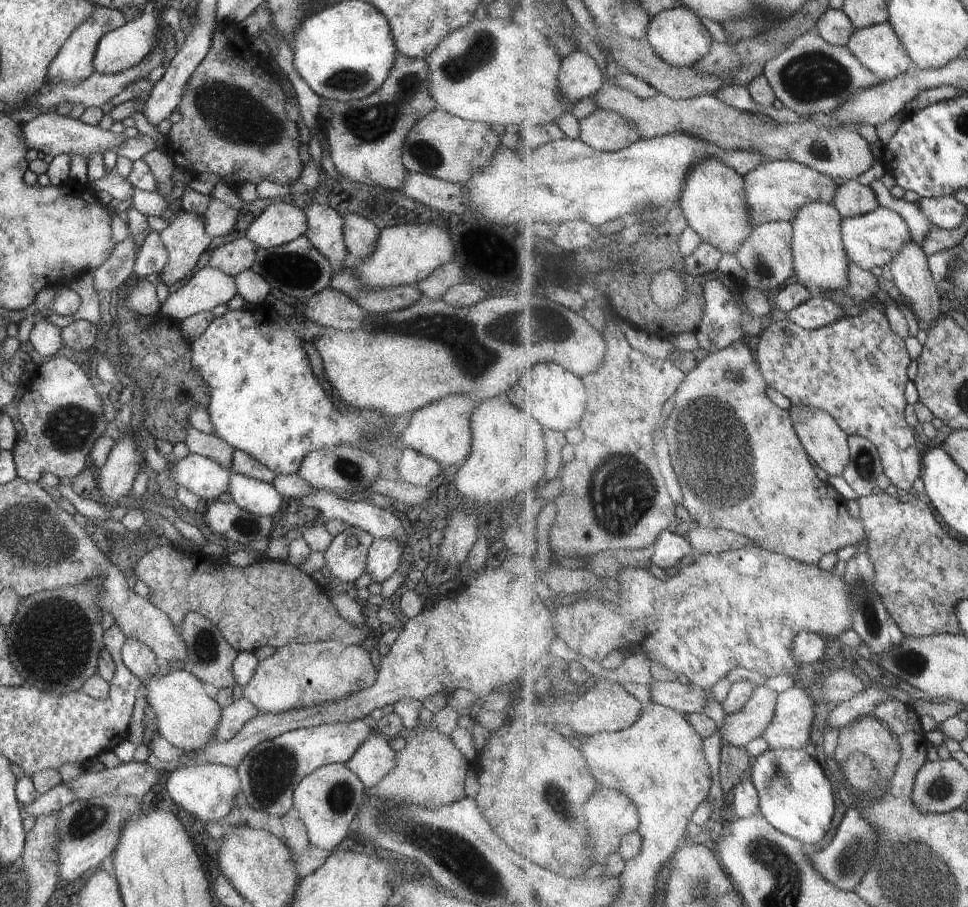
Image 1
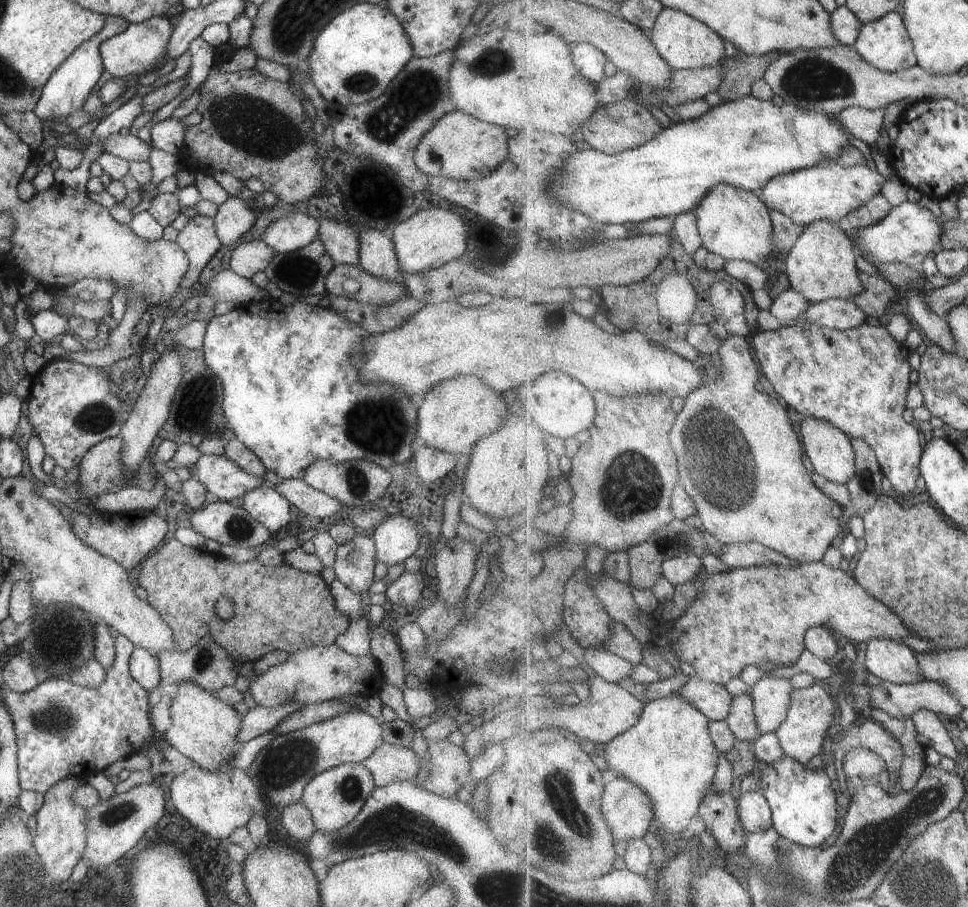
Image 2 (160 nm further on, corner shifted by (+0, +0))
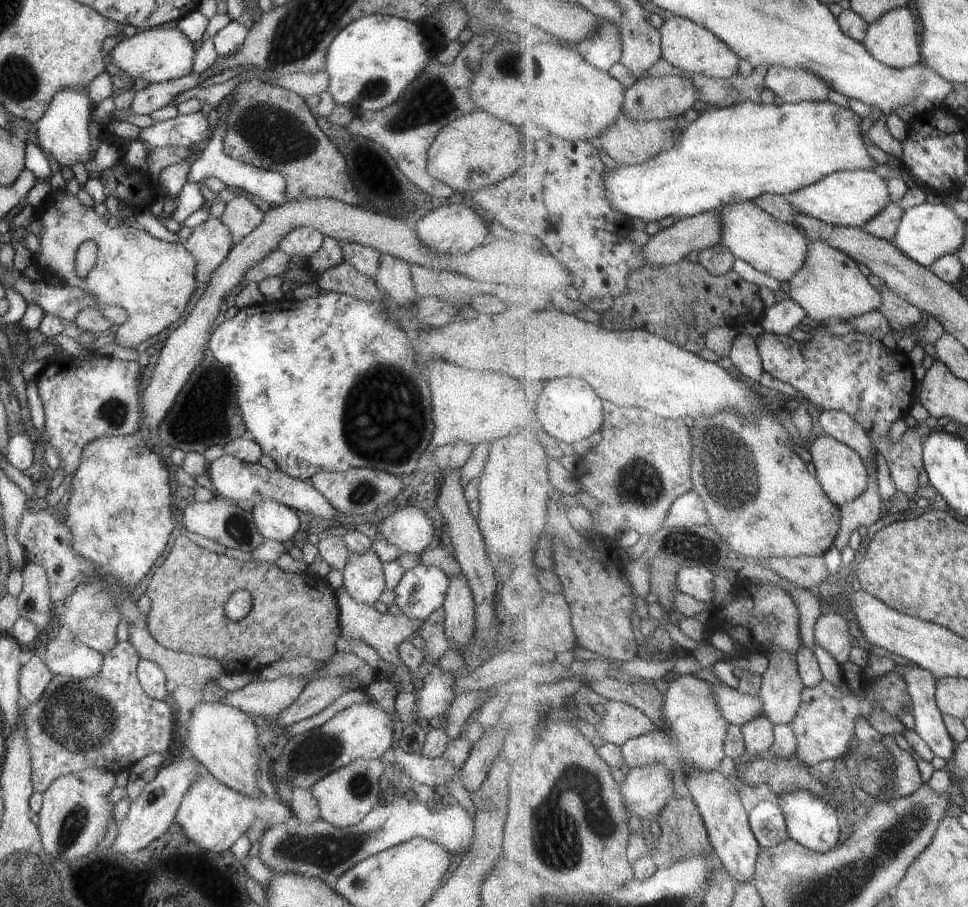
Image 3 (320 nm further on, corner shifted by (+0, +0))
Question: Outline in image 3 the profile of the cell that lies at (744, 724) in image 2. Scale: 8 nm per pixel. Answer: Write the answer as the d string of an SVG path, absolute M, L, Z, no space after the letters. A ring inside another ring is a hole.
M757 716L756 720L741 726L745 746L750 755L755 758L769 755L775 744L774 726L765 716Z

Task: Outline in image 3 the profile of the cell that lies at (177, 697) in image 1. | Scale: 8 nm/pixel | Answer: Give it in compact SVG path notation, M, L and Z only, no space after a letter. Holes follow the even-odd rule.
M203 701L189 710L189 716L185 736L181 738L181 746L202 765L203 772L243 796L260 794L255 784L255 776L257 776L259 754L263 750L257 744L257 728L253 725L253 717L227 704Z

